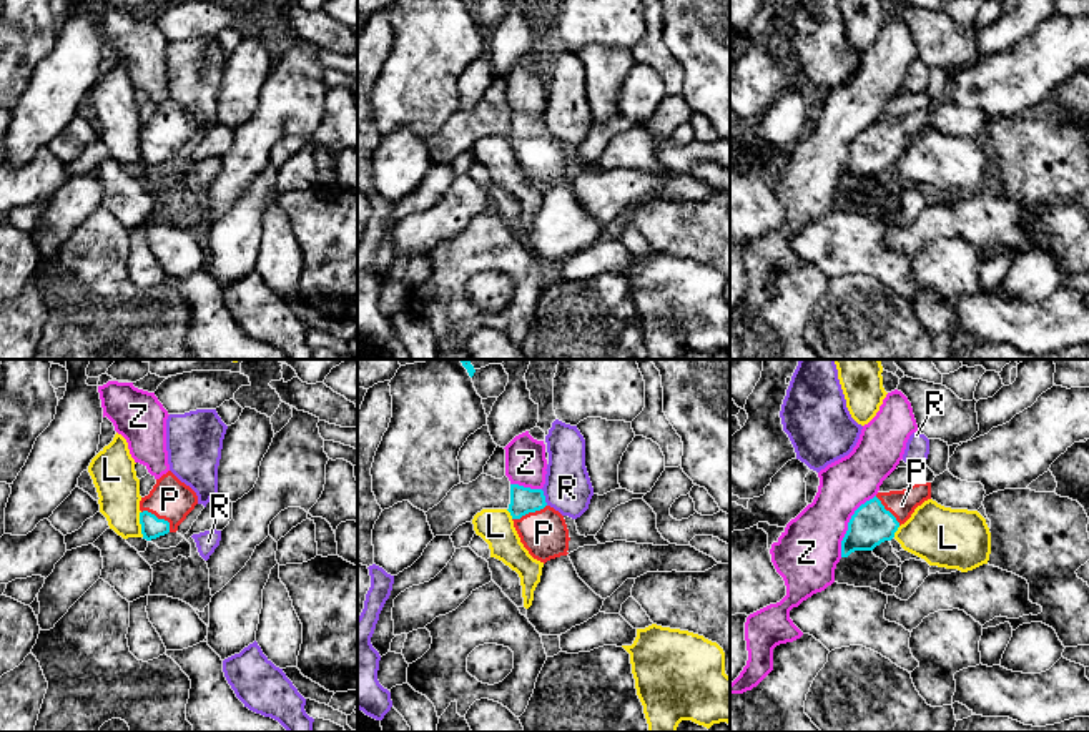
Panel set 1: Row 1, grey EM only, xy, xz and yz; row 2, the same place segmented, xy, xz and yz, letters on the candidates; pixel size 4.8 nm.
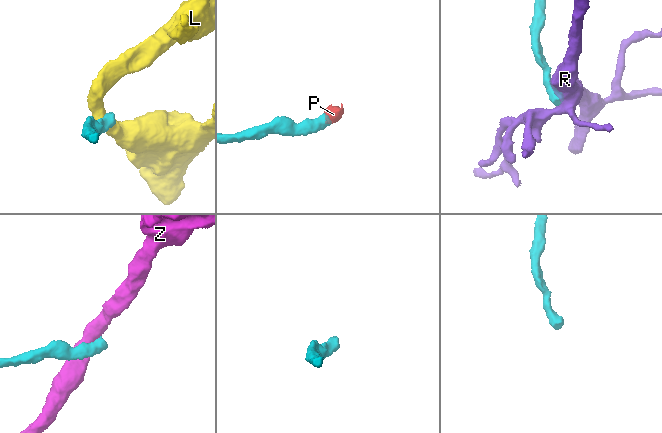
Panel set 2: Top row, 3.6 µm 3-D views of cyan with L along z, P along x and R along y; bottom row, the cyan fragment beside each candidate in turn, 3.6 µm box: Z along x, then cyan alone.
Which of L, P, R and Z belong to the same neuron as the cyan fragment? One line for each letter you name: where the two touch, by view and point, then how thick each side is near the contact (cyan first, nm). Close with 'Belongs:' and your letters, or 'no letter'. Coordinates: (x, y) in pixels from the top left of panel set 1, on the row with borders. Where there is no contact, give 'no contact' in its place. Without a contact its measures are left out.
P: meets cyan in xy at (160, 519); 110 nm thick on the cyan side, 200 nm on the other
Belongs: P

